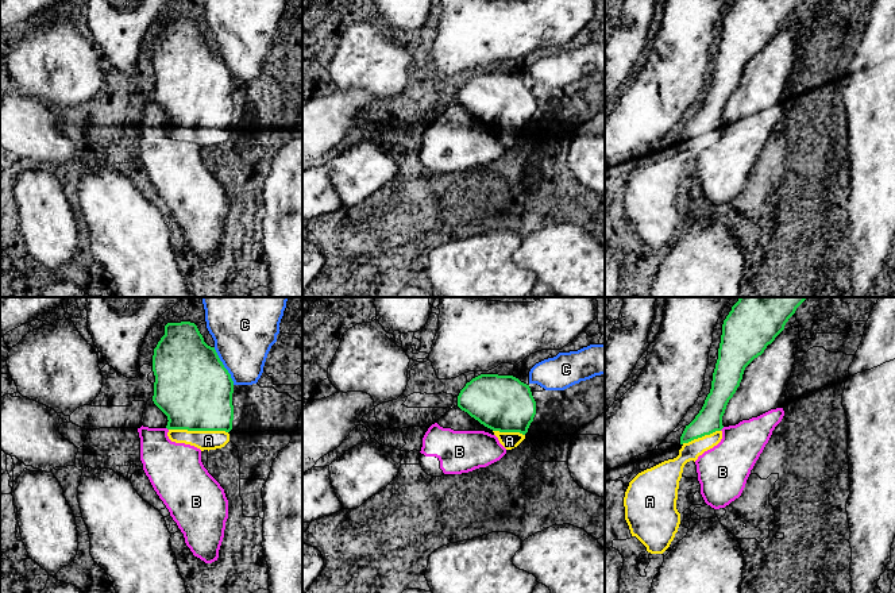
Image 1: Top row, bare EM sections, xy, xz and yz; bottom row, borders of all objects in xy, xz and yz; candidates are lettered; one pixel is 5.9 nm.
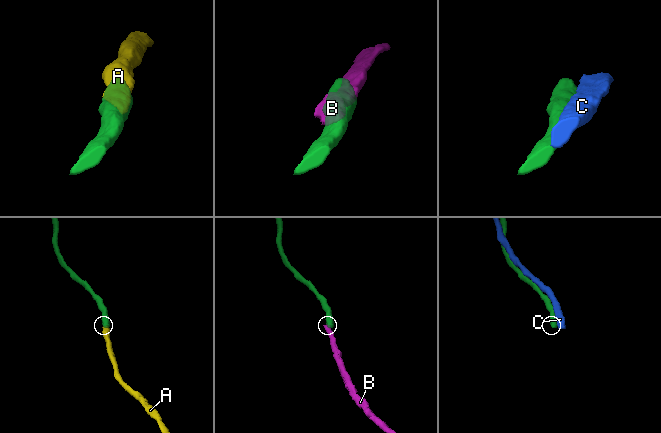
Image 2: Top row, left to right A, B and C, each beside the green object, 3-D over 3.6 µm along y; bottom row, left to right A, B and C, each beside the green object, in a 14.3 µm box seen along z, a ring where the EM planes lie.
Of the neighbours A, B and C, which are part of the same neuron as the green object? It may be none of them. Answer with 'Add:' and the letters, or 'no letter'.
Add: A

